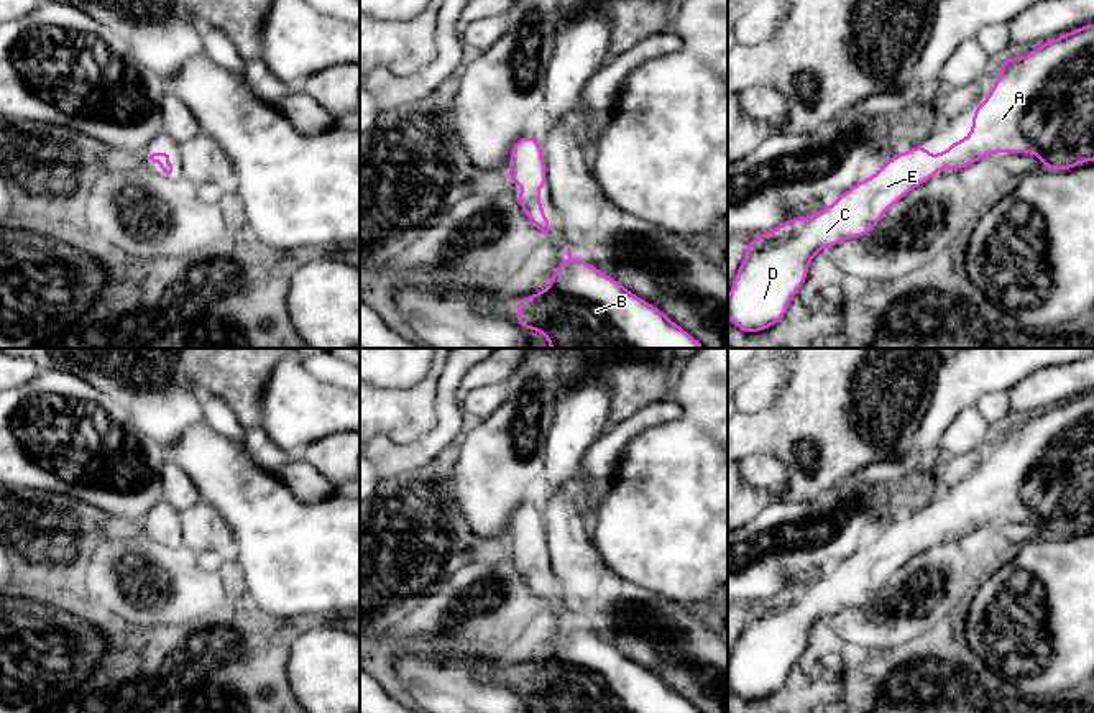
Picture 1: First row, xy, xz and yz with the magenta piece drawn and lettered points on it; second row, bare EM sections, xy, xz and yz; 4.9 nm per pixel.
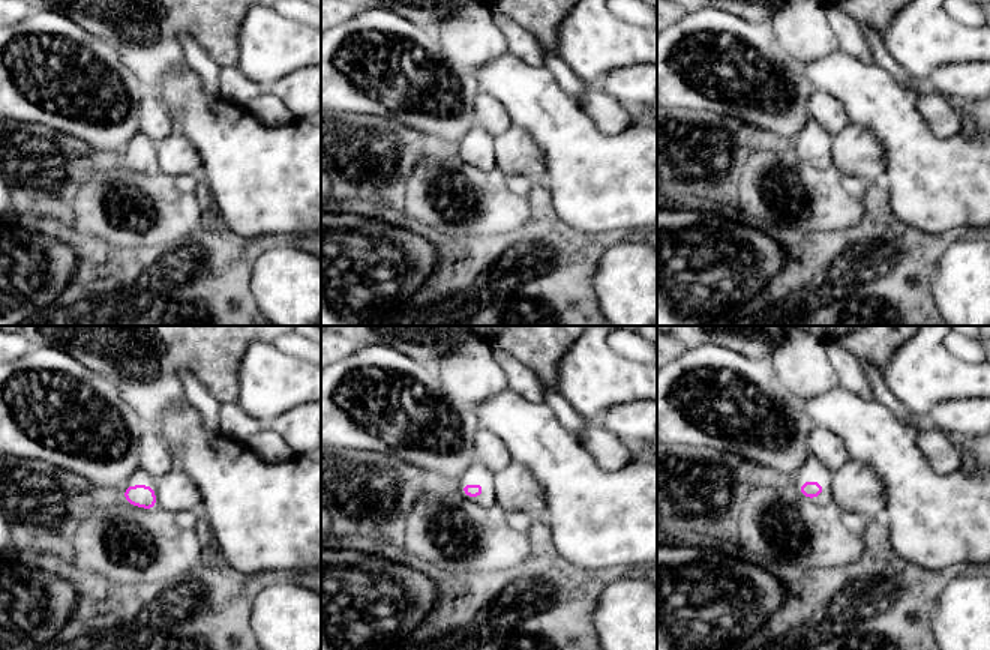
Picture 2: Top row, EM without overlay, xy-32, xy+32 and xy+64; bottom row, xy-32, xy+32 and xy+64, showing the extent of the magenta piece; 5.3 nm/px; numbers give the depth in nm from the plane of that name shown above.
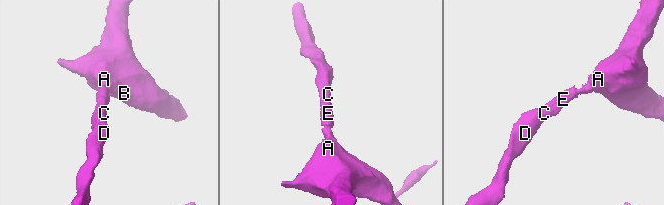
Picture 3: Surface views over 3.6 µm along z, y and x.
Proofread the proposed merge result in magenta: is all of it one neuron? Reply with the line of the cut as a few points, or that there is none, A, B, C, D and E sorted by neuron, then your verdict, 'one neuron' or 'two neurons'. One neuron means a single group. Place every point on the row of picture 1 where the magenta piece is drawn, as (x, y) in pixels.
no cut; A B C D E; one neuron

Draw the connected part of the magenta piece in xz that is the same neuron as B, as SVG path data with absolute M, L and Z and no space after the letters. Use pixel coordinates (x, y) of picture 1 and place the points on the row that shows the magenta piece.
M570 248L567 256L550 274L549 288L514 302L516 322L526 330L544 334L550 348L706 348L659 307L627 291L614 278L598 271L591 263L573 260Z

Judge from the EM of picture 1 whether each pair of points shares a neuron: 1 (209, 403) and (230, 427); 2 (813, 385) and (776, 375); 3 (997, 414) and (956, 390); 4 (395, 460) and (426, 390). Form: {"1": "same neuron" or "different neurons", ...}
{"1": "same neuron", "2": "different neurons", "3": "different neurons", "4": "different neurons"}

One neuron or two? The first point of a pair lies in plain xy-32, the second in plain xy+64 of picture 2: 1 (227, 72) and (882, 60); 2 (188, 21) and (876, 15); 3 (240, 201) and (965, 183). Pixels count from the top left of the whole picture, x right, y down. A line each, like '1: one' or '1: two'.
1: one
2: one
3: one

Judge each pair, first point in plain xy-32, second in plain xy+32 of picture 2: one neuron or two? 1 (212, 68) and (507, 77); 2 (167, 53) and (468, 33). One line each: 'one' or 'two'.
1: two
2: one

